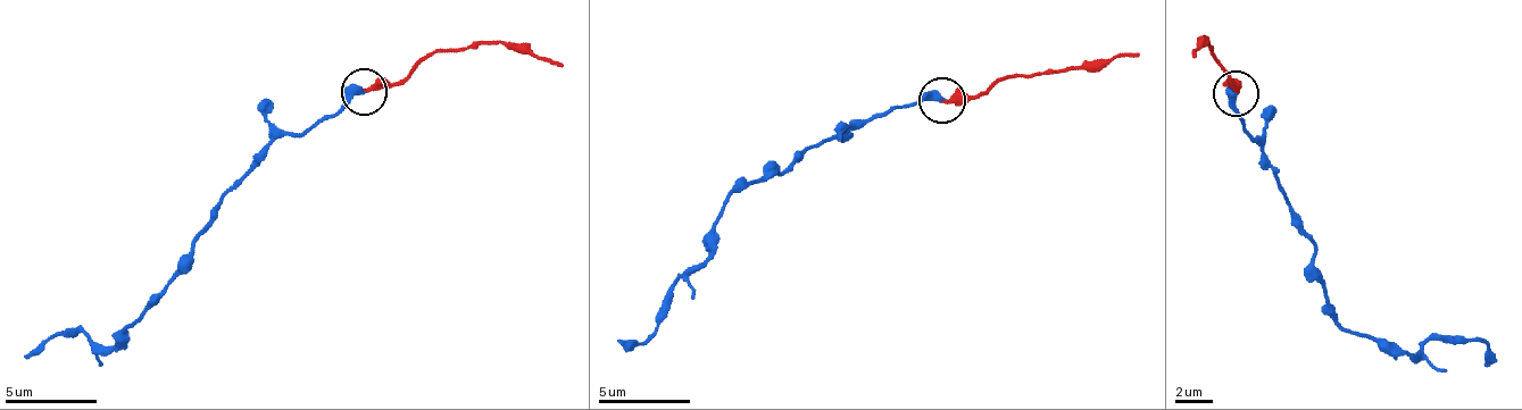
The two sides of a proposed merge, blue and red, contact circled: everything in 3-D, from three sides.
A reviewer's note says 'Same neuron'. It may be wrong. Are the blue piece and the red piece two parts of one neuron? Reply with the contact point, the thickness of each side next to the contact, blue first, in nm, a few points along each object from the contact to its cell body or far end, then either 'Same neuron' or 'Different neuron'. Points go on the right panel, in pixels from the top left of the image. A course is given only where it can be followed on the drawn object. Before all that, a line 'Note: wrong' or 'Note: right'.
Note: right
Place: (1236, 93). Thickness 480 nm (blue) against 280 nm. Course of blue: (1237, 94), (1345, 329), (1408, 354), (1462, 339), (1485, 345), (1483, 366). Course of red: (1237, 94), (1238, 88), (1212, 53), (1205, 38), (1192, 58). Same neuron

